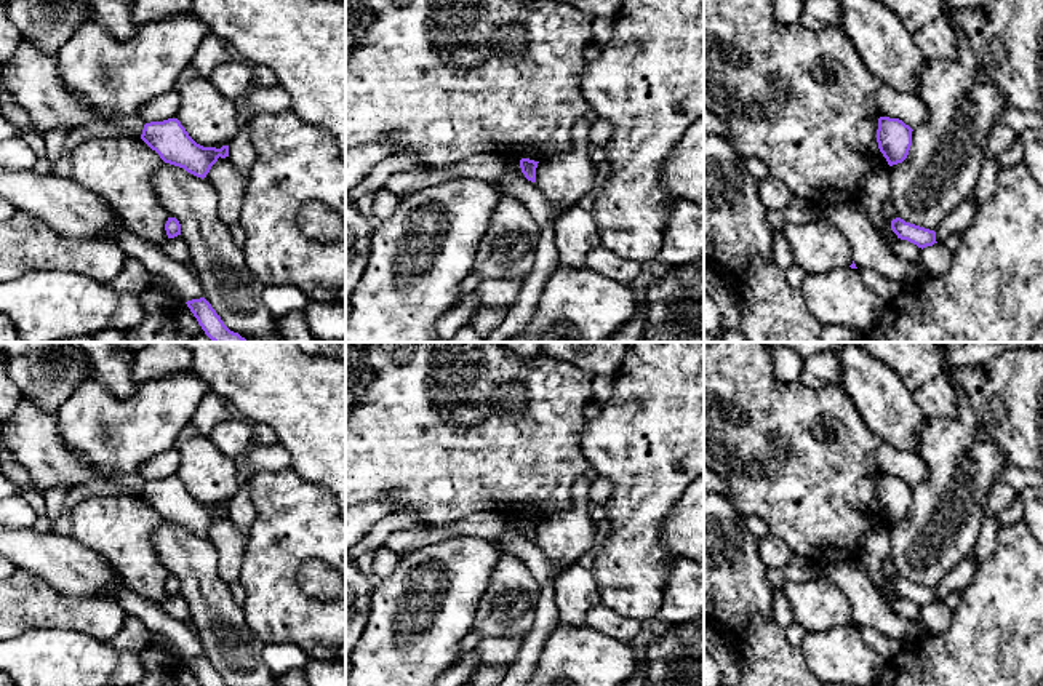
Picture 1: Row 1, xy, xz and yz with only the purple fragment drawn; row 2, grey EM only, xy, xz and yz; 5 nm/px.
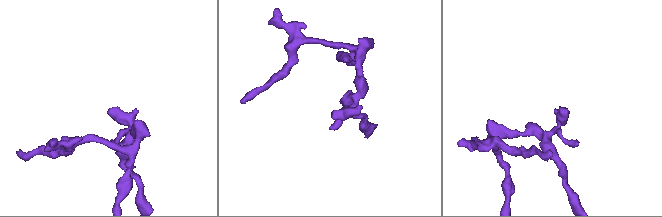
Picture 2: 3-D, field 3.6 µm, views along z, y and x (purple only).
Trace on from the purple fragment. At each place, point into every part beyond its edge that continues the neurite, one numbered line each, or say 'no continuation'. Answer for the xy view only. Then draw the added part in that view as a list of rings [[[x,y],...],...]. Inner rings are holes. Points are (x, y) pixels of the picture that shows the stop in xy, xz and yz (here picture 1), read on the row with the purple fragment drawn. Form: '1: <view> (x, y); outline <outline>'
no continuation

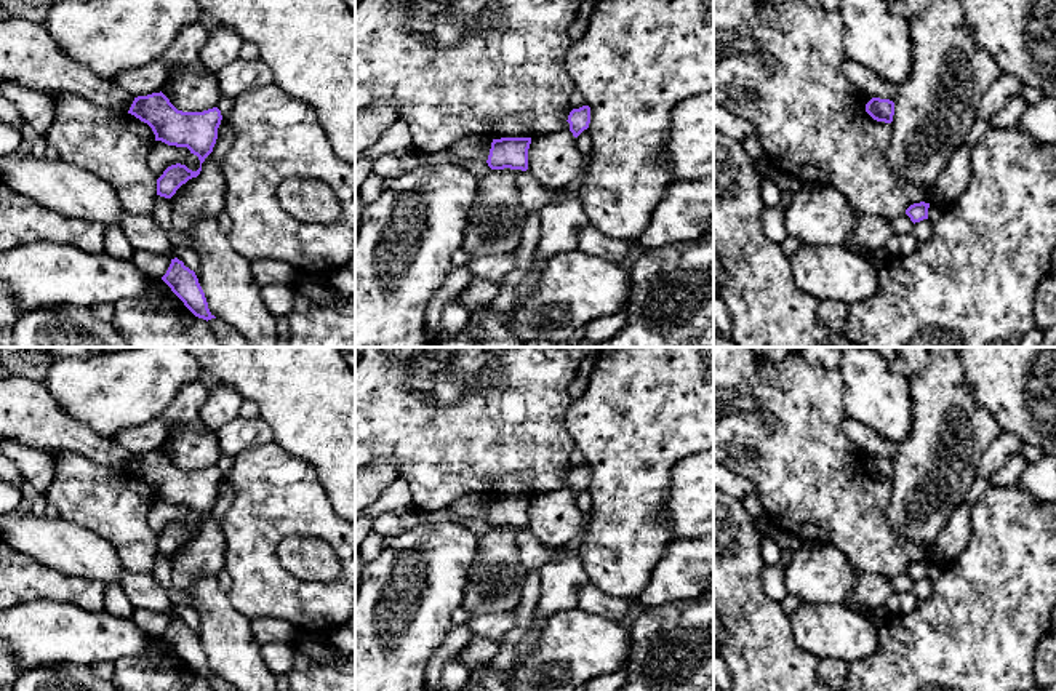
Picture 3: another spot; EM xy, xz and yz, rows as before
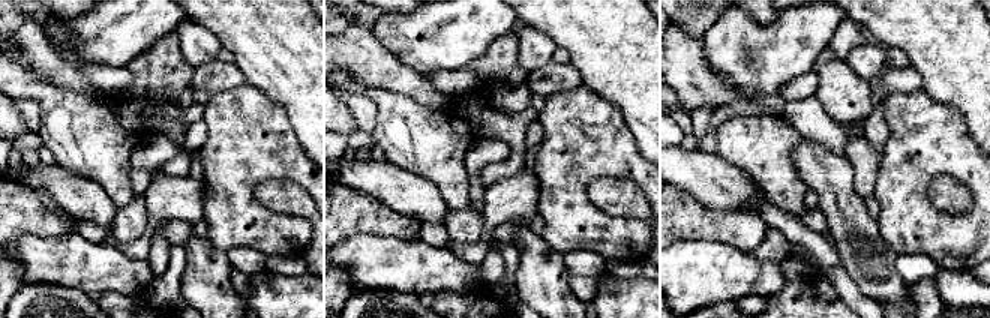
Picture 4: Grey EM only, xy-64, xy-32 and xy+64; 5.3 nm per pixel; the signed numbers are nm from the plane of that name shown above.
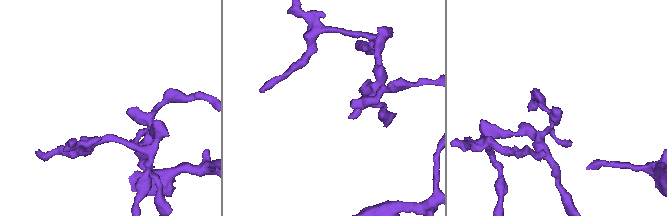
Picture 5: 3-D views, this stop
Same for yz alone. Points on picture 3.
no continuation

